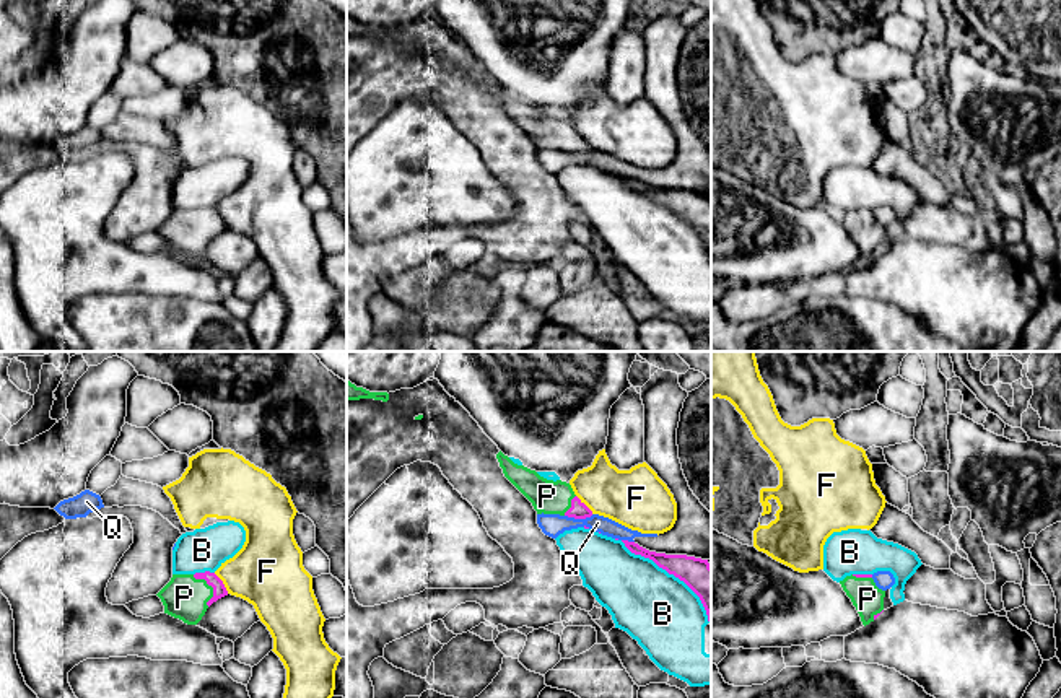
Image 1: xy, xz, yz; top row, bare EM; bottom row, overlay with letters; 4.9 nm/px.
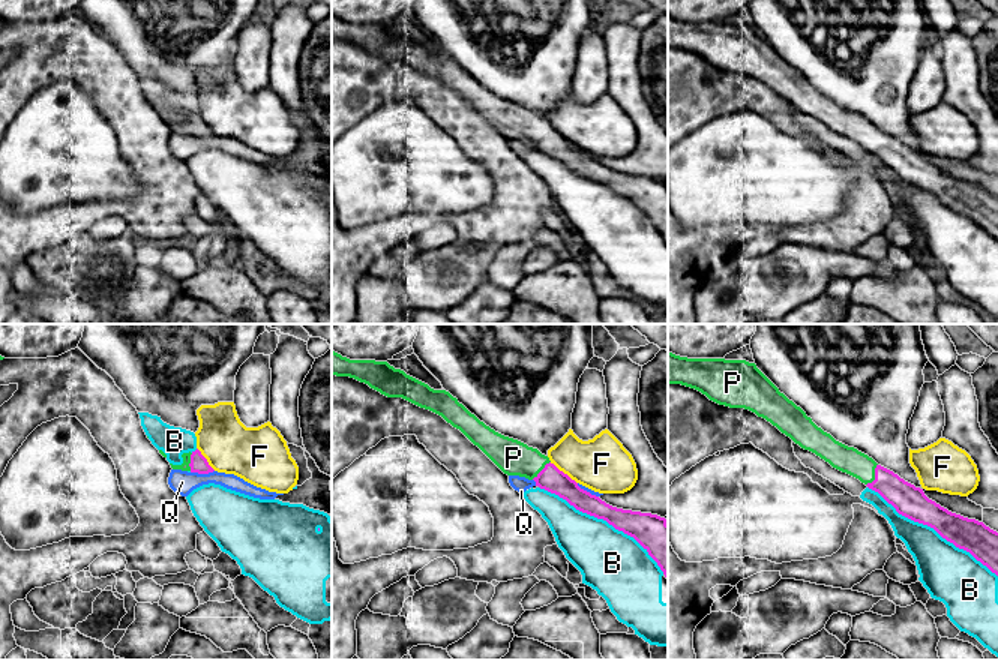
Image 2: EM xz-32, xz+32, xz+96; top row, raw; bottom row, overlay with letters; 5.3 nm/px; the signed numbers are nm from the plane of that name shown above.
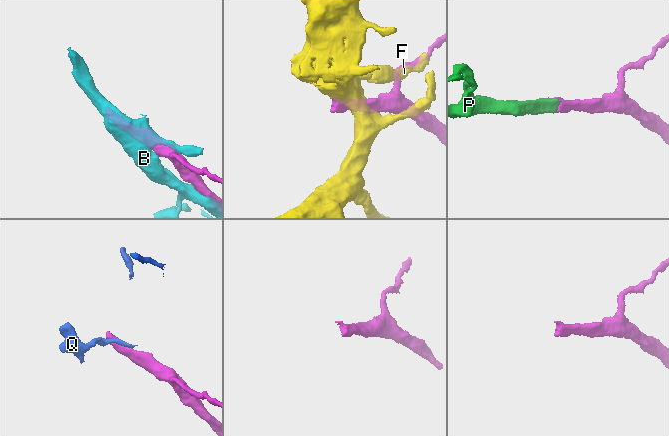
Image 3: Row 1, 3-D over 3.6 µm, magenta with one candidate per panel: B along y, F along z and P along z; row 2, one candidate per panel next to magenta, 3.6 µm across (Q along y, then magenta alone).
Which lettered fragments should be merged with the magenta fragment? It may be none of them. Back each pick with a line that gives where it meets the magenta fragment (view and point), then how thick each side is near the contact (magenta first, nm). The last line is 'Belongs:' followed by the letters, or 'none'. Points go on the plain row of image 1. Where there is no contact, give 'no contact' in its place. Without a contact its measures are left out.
P: contact xy (212, 222); calibres 70 and 220 nm
Belongs: P

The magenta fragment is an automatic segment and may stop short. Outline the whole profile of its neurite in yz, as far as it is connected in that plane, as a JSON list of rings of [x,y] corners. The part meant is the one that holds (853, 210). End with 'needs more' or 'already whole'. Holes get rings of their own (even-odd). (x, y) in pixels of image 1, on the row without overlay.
[[[851,210],[840,220],[856,242],[864,262],[884,247],[885,226],[875,221],[872,210]]]; needs more

